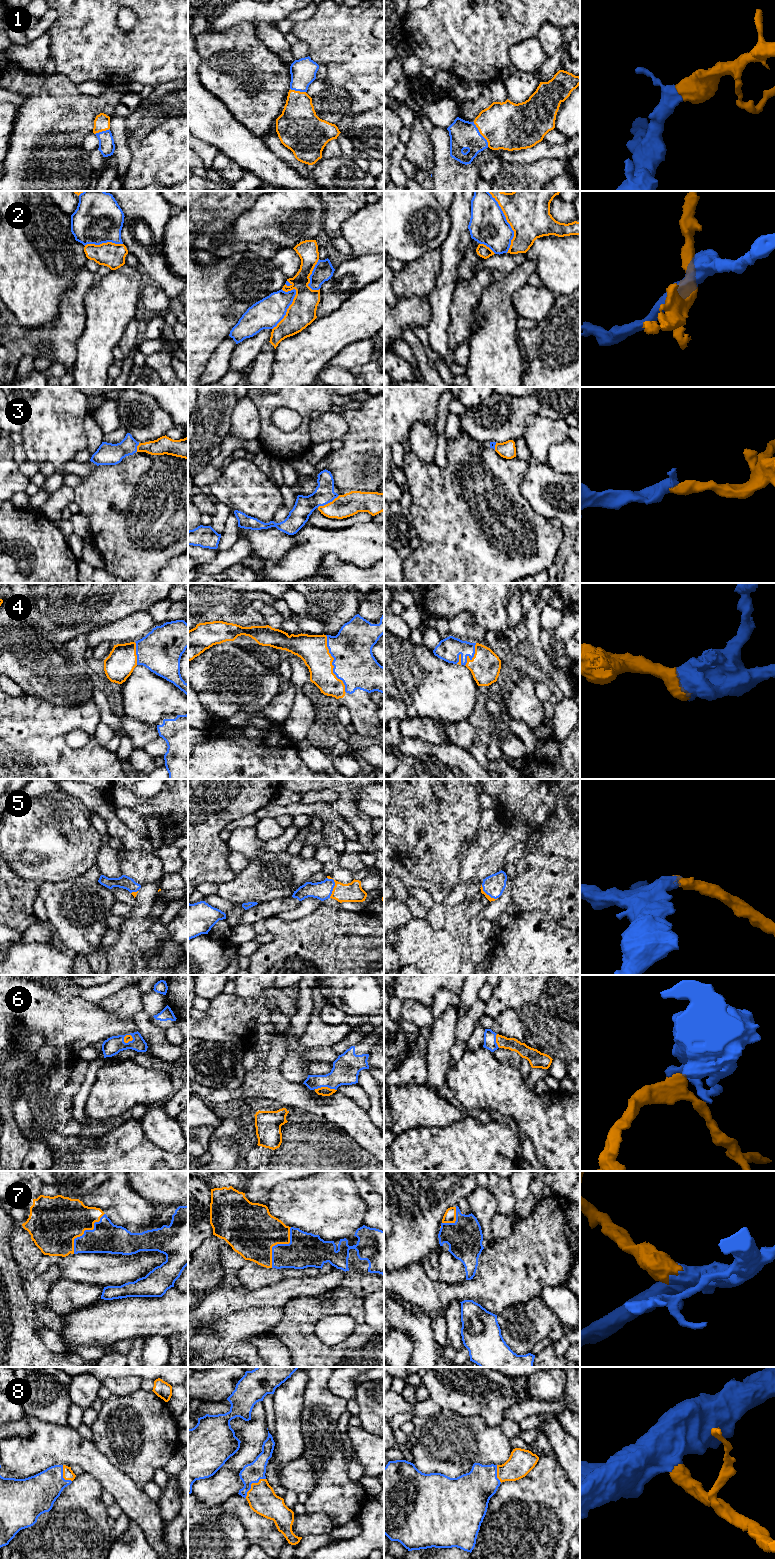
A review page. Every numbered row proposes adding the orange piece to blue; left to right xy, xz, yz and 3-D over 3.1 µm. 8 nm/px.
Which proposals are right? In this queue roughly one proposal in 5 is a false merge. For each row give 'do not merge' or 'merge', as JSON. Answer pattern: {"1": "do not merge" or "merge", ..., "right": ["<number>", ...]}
{"1": "merge", "2": "do not merge", "3": "merge", "4": "merge", "5": "merge", "6": "merge", "7": "merge", "8": "merge", "right": ["1", "3", "4", "5", "6", "7", "8"]}

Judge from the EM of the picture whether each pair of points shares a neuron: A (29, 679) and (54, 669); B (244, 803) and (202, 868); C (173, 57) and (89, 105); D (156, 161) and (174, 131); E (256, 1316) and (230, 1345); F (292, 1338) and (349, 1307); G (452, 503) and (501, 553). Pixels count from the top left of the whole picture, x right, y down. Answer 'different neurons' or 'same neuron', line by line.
A: same neuron
B: same neuron
C: different neurons
D: same neuron
E: different neurons
F: same neuron
G: same neuron

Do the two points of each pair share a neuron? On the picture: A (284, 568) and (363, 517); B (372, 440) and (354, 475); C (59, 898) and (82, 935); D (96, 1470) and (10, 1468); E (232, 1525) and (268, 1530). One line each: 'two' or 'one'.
A: two
B: one
C: one
D: one
E: two

